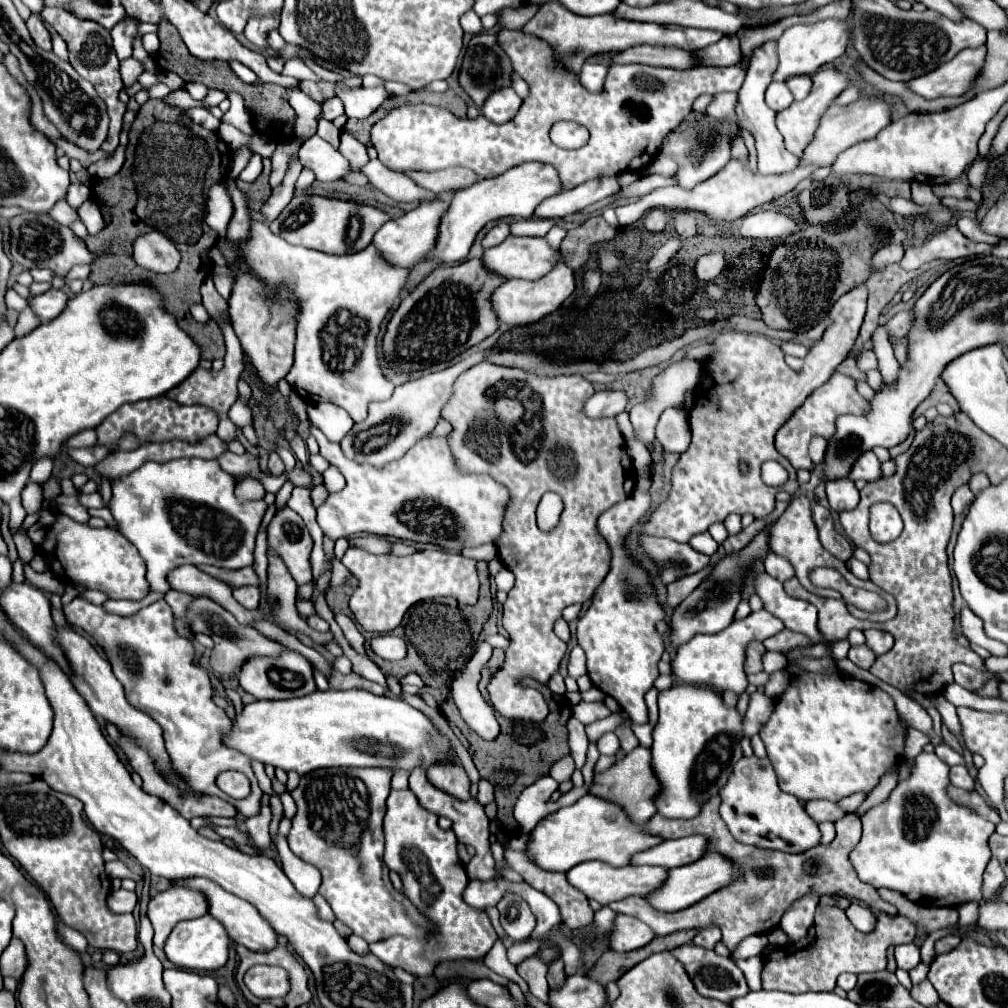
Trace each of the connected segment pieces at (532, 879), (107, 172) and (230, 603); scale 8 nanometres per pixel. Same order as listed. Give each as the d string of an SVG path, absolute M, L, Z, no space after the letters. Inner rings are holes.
M506 851L504 855L508 865L518 871L528 885L546 893L560 907L562 921L570 931L582 931L592 923L594 911L588 899L578 889L568 885L564 873L550 873L536 867L524 851Z
M124 127L122 135L120 135L120 145L118 145L118 149L116 149L116 153L114 153L112 159L98 161L98 163L90 165L90 175L92 175L92 177L100 177L100 179L104 179L104 177L112 177L116 171L120 171L120 167L122 167L122 163L124 163L126 143L128 143L128 135L126 135L128 129L130 129L130 127Z
M184 565L180 569L174 569L170 573L170 583L172 583L172 589L176 589L176 591L186 591L186 593L192 593L192 595L202 595L202 597L208 597L208 599L216 601L218 605L228 609L242 625L250 625L254 619L266 619L260 613L260 609L254 609L254 611L242 609L234 601L232 589L228 585L224 585L222 581L210 577L208 573L200 571L194 565Z

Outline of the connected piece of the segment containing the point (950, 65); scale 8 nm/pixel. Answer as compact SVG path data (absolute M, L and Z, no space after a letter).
M986 47L964 49L952 61L940 65L932 73L912 79L908 87L924 99L958 97L970 89L974 77L980 71L984 55L986 55Z

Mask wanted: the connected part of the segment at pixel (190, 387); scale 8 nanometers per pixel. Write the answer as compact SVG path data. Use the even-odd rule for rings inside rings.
M230 321L226 325L220 325L222 331L224 331L224 339L226 339L226 359L224 359L224 367L220 371L214 371L214 369L204 369L204 367L196 367L188 379L184 379L180 385L176 385L174 389L170 389L166 393L166 397L170 397L172 401L176 403L182 403L182 405L204 405L204 407L212 407L212 411L216 411L218 415L218 431L216 435L224 441L230 441L236 437L236 427L234 423L230 421L228 417L228 411L232 407L232 403L236 401L238 397L238 389L236 389L236 383L238 383L238 377L240 377L240 361L244 361L244 351L240 347L240 341L238 337L234 335L232 327L230 327Z

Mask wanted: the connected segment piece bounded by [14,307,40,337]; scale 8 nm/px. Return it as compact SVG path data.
M26 307L26 309L20 313L18 323L16 323L16 327L14 327L16 337L22 337L22 335L30 333L30 331L32 331L34 327L38 327L38 325L40 325L40 321L34 317L34 313L30 311L30 307Z

